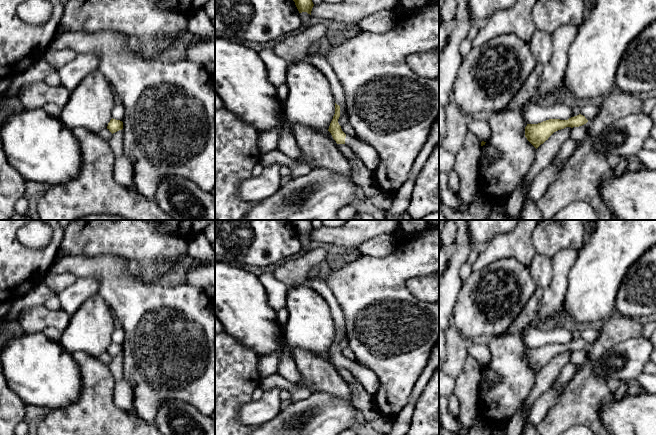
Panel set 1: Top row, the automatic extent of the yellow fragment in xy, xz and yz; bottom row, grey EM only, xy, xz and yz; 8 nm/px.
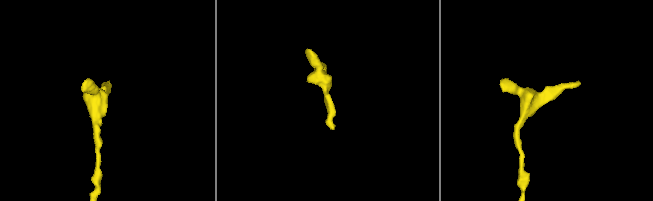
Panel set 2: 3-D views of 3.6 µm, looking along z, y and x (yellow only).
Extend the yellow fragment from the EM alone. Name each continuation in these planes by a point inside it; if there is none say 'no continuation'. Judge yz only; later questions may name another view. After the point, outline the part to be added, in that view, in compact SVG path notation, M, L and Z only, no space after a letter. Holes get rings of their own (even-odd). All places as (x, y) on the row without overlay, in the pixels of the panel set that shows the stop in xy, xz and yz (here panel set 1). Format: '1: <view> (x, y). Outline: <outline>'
no continuation

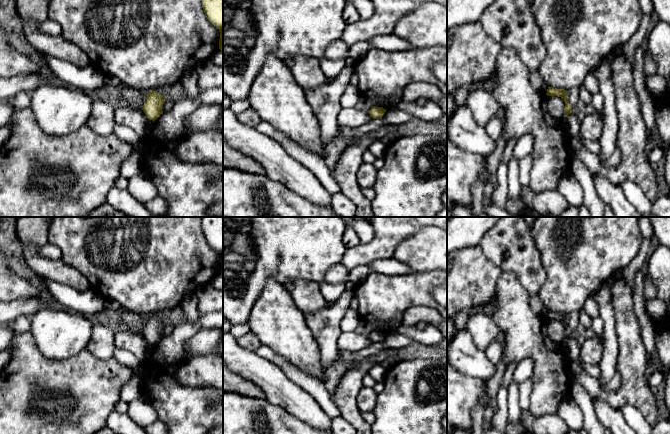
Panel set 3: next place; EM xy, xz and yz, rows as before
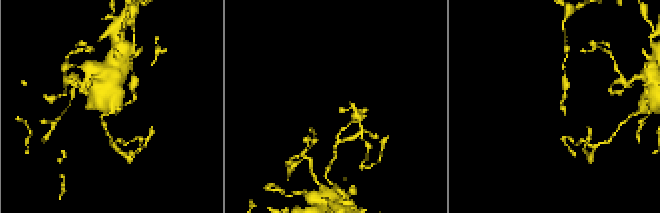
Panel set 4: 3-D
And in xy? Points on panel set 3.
no continuation

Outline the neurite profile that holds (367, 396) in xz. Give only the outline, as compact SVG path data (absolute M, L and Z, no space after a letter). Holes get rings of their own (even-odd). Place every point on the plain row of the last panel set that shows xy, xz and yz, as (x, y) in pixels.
M362 387L357 395L357 403L361 412L373 412L378 394L371 387Z

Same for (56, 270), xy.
M34 245L23 246L22 256L37 275L48 278L60 284L68 285L80 292L91 288L89 281L77 269L60 260L51 260L42 257L39 247Z

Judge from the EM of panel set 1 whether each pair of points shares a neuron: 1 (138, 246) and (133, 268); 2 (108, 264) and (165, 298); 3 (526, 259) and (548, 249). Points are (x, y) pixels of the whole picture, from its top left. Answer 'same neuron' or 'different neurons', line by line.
1: different neurons
2: same neuron
3: different neurons

